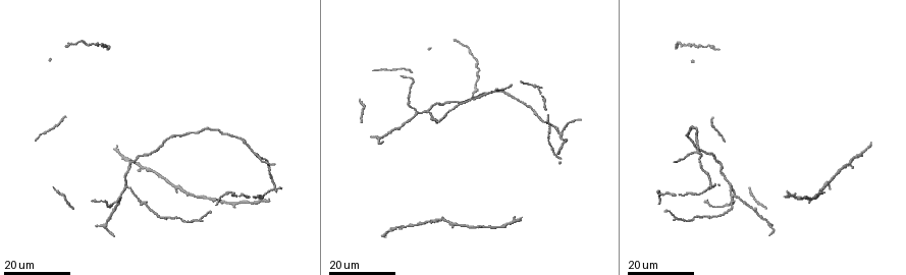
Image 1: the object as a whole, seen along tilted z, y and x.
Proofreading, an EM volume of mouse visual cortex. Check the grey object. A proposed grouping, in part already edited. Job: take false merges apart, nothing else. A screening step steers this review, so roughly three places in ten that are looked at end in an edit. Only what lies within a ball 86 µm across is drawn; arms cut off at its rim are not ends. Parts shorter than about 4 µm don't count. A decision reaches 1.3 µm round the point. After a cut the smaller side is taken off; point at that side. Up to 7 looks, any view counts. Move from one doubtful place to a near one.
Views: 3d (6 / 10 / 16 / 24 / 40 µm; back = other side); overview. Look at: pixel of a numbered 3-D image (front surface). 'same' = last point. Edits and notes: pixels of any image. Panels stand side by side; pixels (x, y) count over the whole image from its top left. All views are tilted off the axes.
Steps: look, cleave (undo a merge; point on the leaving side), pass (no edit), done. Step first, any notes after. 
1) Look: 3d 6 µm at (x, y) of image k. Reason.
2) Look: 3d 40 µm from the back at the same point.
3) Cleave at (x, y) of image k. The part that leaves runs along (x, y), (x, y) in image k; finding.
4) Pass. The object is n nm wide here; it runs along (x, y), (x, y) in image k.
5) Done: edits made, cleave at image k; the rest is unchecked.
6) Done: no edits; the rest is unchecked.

Look: 3d 16 µm at (697, 152) of image 1. Three-way junction.

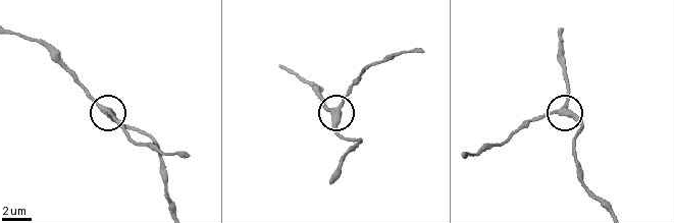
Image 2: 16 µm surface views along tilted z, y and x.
Look: 3d 10 µm at (560, 113) of image 2.

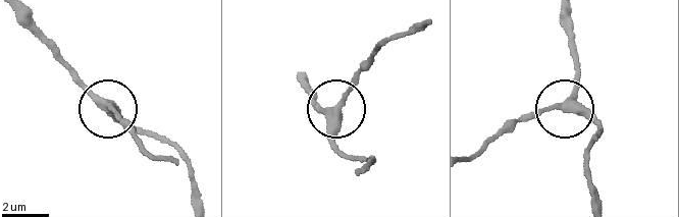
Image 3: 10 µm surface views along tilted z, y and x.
Pass. It runs along (13, 11), (105, 108), (124, 121) in image 3; continuous, no second neuron.

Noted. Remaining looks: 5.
Look: 3d 24 µm at (417, 114) of image 1. Arms part here.

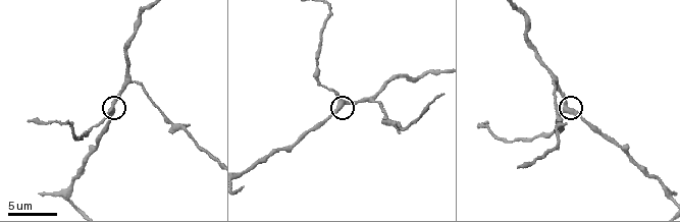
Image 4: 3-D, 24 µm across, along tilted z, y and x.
Look: 3d 10 µm at (111, 110) of image 4. Zoom in.

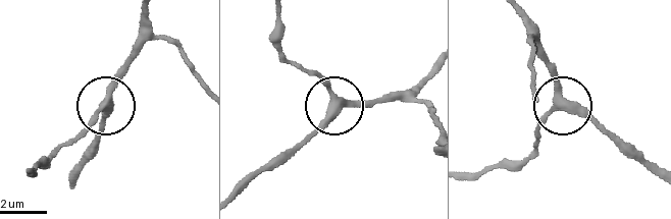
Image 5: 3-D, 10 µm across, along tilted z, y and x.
Pass. The object is 300 nm wide here; it runs along (512, 8), (527, 25), (560, 101), (532, 143) in image 5; continuous, no second neuron.

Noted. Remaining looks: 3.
Look: 3d 10 µm at (317, 66) of image 4. Thin neck.

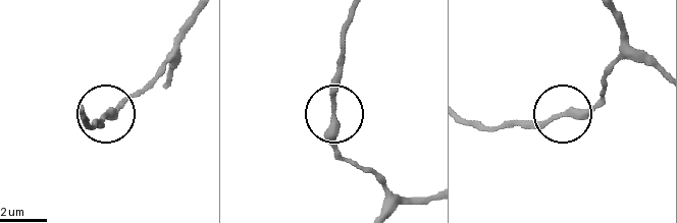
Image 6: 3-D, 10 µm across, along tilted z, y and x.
Look: 3d 10 µm from the back at (331, 109) of image 6.

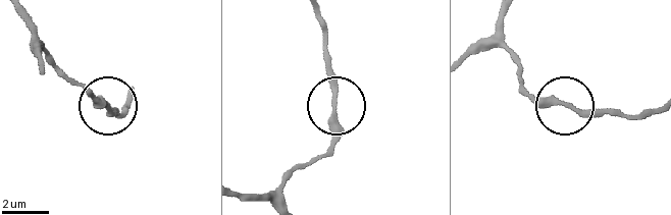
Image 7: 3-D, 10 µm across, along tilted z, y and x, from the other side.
Pass. One neuron here.

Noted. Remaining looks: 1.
Done: no edits; the rest is unchecked.

